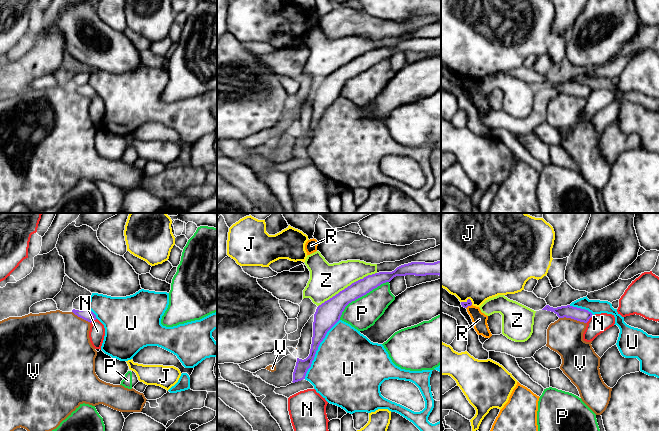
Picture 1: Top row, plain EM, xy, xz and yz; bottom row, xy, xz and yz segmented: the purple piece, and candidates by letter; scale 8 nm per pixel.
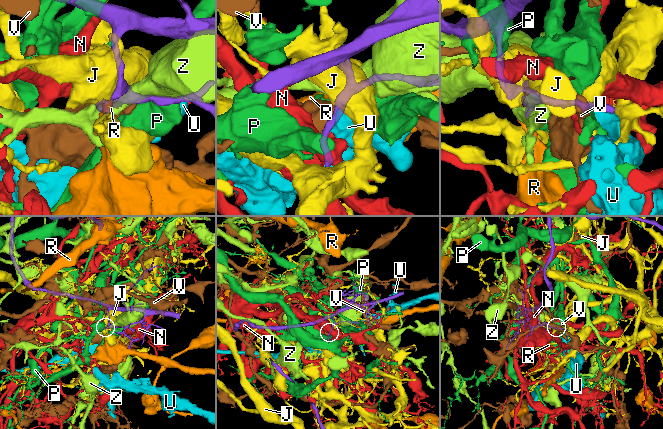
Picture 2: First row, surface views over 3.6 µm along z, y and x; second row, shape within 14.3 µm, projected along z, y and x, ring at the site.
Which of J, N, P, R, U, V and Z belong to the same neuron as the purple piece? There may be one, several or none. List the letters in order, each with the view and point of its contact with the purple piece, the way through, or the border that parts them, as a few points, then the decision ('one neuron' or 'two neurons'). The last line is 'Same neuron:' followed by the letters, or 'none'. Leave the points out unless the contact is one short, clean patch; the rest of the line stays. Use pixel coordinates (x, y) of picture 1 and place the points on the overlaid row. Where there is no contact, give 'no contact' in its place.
J: meets purple in yz at (468, 299); two neurons
N: meets purple in yz at (589, 318); two neurons
P: meets purple in xz at (360, 296); two neurons
R: meets purple in yz at (468, 305); border along yz (471, 304), (466, 308); two neurons
U: meets purple in xz at (317, 349); two neurons
V: meets purple in yz at (572, 318); two neurons
Z: meets purple in xz at (348, 286); two neurons
Same neuron: none

